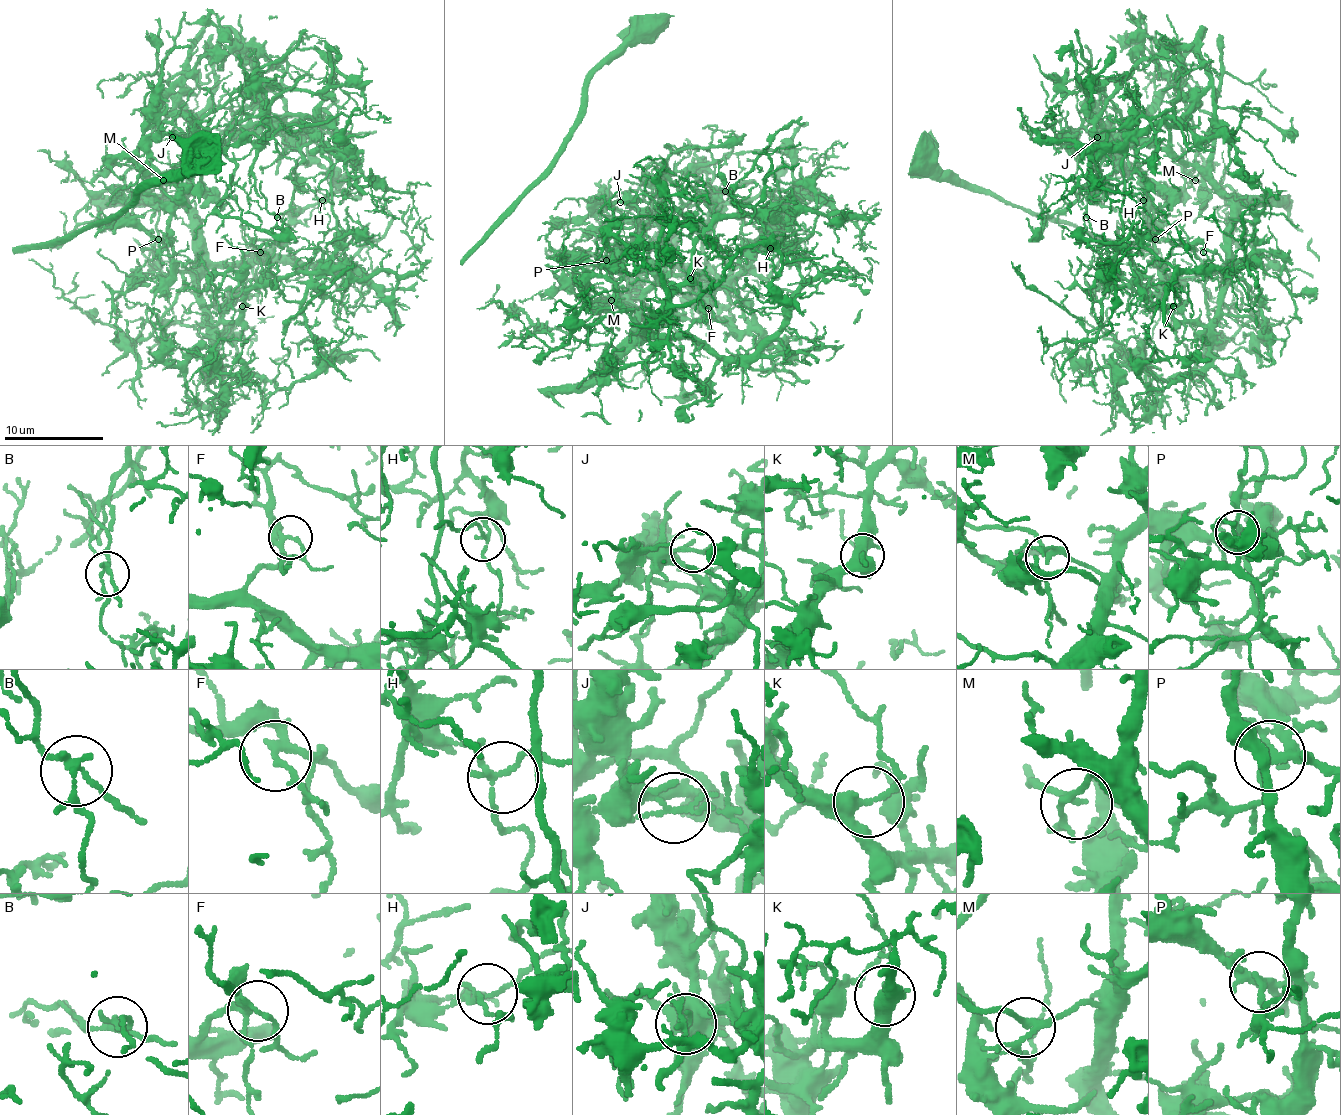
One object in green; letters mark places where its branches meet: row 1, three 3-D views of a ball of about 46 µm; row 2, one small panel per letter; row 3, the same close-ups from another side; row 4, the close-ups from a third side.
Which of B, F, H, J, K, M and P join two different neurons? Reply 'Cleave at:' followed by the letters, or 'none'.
Cleave at: J

